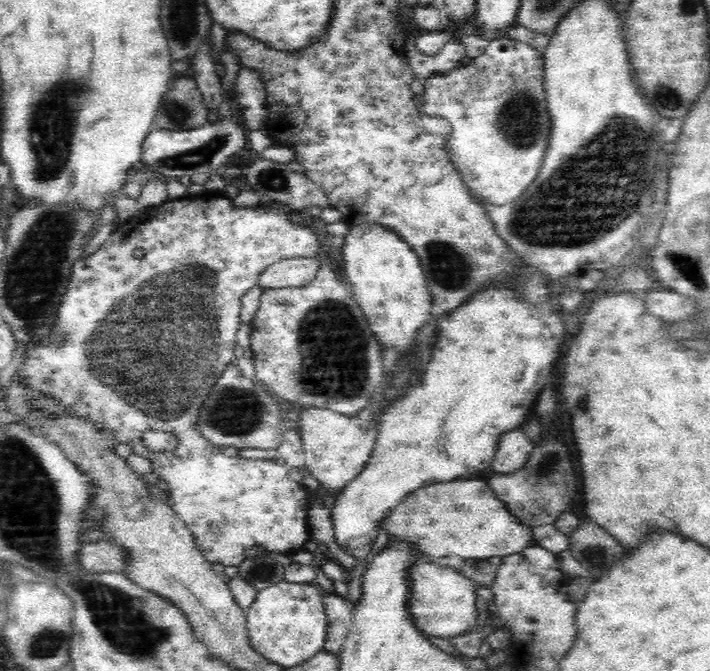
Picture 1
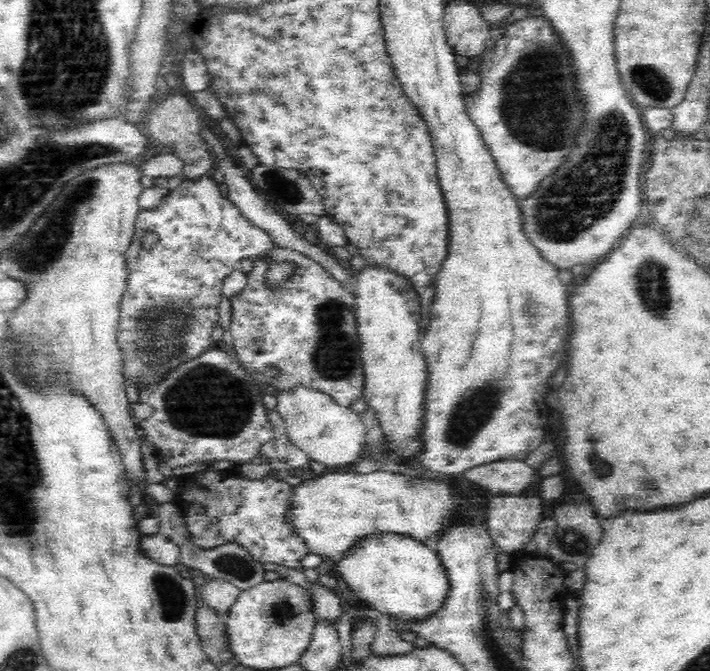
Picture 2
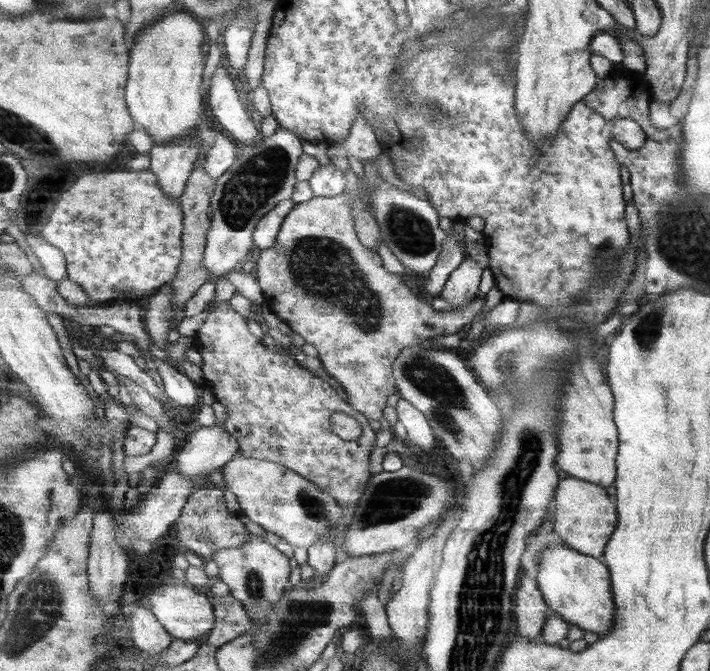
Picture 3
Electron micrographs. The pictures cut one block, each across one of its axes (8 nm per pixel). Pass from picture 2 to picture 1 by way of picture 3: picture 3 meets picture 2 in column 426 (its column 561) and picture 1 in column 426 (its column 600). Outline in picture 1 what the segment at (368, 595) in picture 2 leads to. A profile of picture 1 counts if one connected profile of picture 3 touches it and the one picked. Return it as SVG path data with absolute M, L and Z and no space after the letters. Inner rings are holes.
M432 562L416 563L409 574L411 593L408 596L409 612L415 625L430 639L456 640L474 630L476 626L476 588L468 577L450 566Z

